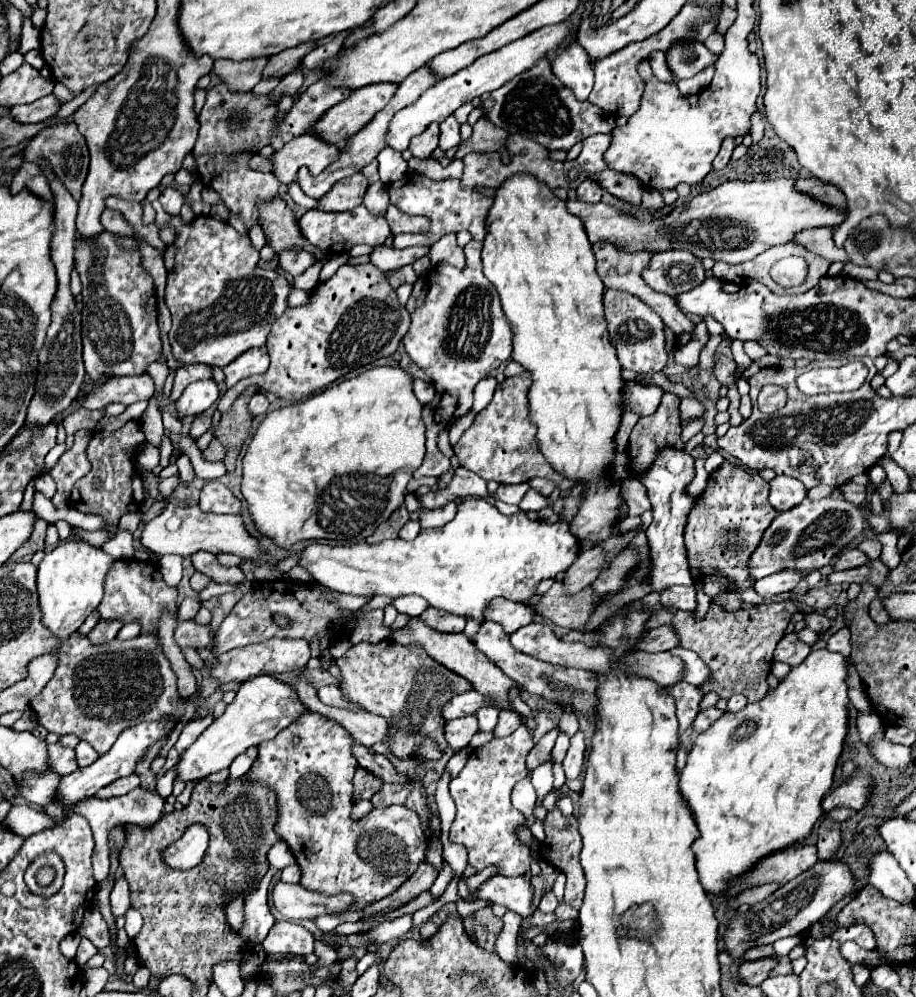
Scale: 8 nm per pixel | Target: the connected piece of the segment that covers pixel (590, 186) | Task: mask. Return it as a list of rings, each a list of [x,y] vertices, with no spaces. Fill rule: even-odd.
[[[584,179],[580,185],[578,185],[578,199],[582,201],[588,201],[588,203],[598,203],[600,197],[602,197],[602,189],[596,181],[592,179]]]

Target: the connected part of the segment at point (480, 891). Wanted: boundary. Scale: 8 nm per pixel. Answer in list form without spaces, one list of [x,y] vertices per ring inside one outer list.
[[[494,875],[494,877],[486,879],[474,891],[474,895],[476,895],[476,899],[500,903],[500,905],[516,911],[522,917],[532,915],[532,911],[534,911],[530,905],[532,903],[532,891],[522,877]]]

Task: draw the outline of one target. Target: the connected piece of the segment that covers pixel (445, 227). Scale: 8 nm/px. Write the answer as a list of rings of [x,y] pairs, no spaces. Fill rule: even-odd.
[[[410,173],[408,179],[400,179],[388,185],[390,201],[410,215],[426,215],[432,219],[432,227],[428,233],[420,235],[396,235],[394,247],[414,247],[414,245],[434,245],[446,233],[468,231],[472,239],[484,239],[486,233],[486,211],[490,209],[492,197],[478,193],[476,189],[462,189],[458,179],[444,179],[444,181],[430,181],[416,173]]]

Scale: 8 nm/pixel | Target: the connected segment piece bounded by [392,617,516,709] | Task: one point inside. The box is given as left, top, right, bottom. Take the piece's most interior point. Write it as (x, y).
(453, 650)

